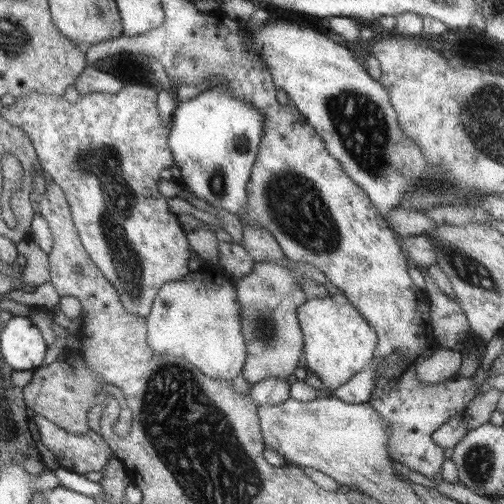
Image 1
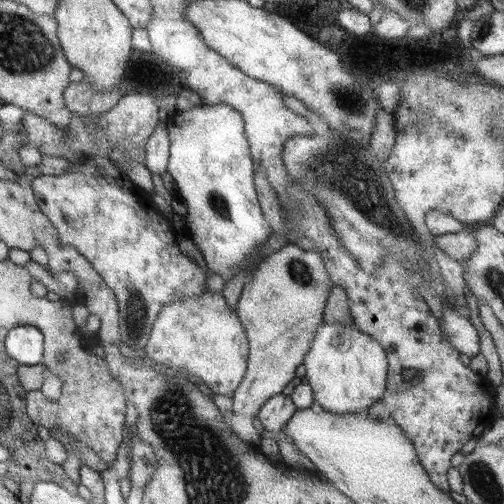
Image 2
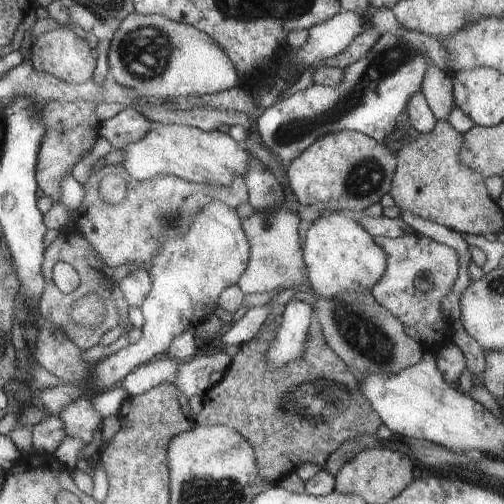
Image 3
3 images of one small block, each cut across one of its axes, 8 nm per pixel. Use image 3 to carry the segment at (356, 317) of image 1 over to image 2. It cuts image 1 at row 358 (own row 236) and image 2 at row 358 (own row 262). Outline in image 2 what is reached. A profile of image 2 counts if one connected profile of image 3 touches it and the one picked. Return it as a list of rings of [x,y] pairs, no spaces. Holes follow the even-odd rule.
[[[323,322],[311,340],[311,348],[303,360],[305,378],[313,392],[315,404],[331,414],[361,412],[383,398],[387,380],[385,350],[355,326]]]

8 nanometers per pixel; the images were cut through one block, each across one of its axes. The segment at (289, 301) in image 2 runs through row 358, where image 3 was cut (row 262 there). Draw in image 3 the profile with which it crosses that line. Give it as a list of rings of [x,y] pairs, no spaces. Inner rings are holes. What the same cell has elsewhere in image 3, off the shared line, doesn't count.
[[[285,206],[277,210],[263,210],[253,212],[251,218],[241,220],[241,228],[245,232],[245,238],[249,242],[249,262],[245,272],[239,276],[237,286],[243,294],[263,294],[271,292],[275,288],[291,288],[307,282],[307,268],[303,262],[303,250],[297,234],[299,216],[287,212]]]

